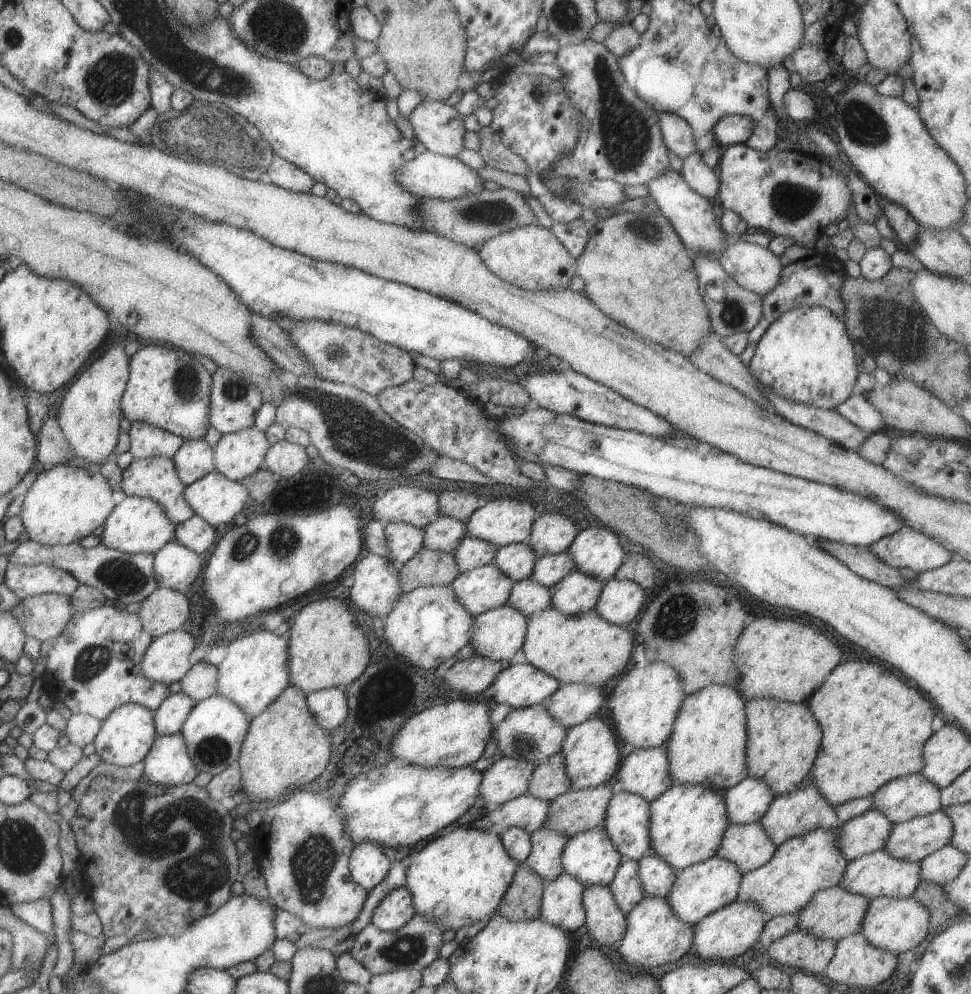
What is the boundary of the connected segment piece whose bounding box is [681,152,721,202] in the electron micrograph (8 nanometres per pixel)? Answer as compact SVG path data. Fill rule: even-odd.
M698 152L683 159L684 166L681 175L692 187L692 190L709 201L716 202L721 178L716 175L716 170L704 163L701 155Z

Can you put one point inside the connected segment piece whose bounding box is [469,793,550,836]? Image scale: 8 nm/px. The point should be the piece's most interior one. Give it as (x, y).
(526, 812)

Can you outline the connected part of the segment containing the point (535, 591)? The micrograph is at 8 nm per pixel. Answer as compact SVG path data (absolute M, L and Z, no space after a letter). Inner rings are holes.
M531 578L518 581L512 587L507 604L528 619L536 611L546 610L551 606L550 589Z

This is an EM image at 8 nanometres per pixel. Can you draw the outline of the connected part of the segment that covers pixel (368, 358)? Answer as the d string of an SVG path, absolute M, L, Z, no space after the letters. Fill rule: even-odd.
M312 319L296 321L290 336L299 352L309 360L309 365L316 369L320 379L344 383L374 396L378 396L388 387L395 387L413 379L412 372L416 364L407 350L381 341L357 328ZM331 347L344 350L342 358L333 359L329 353Z

